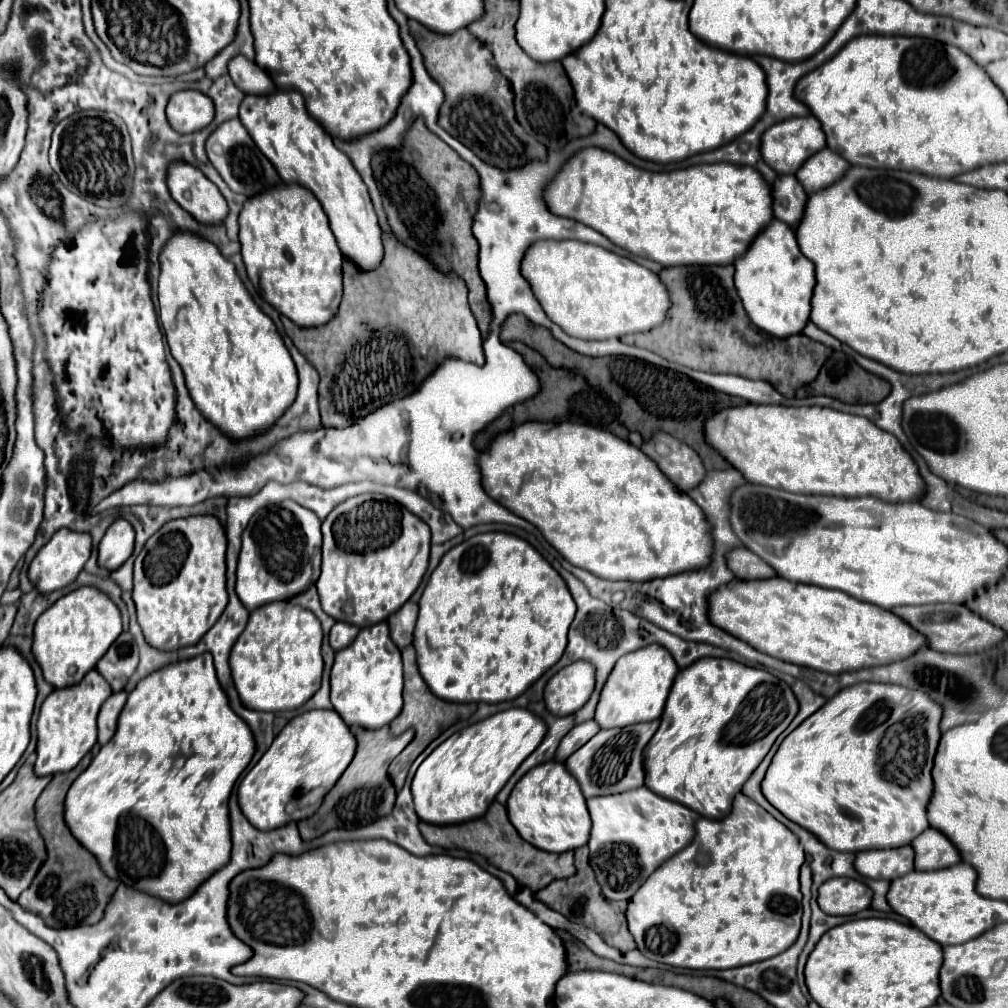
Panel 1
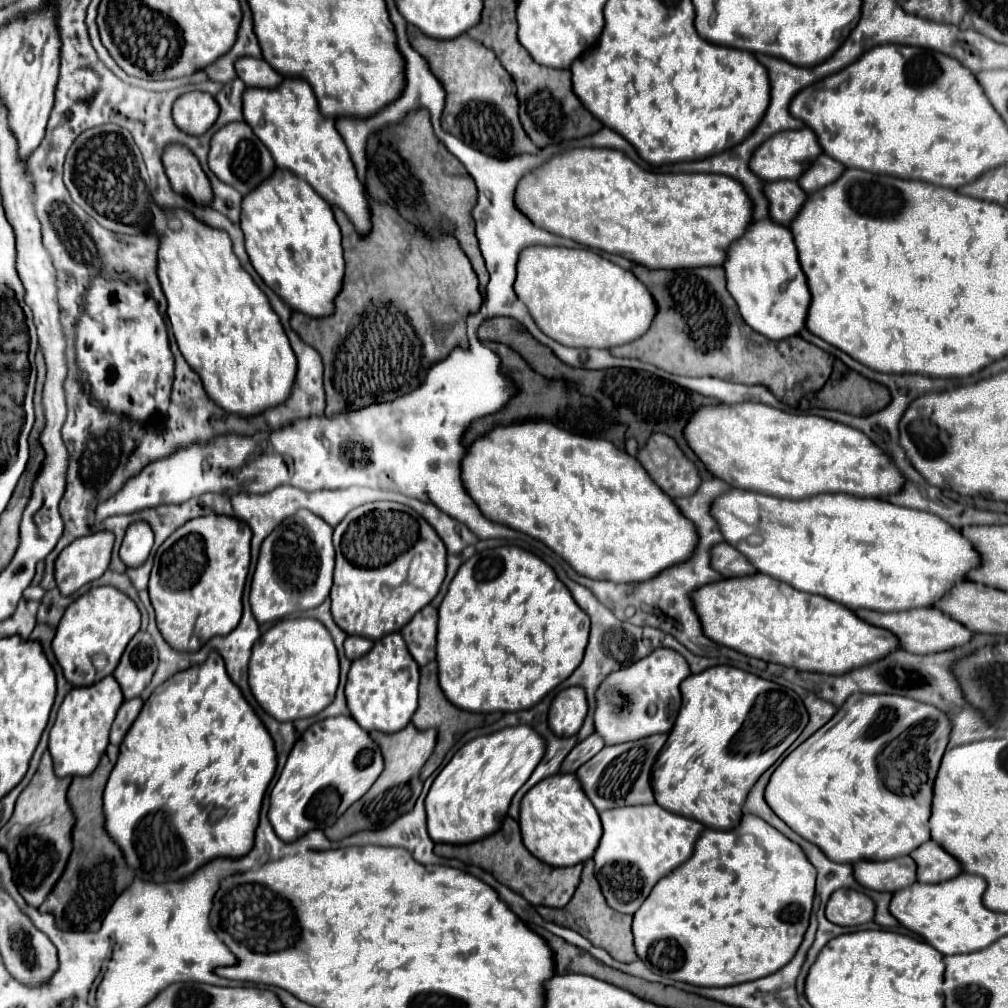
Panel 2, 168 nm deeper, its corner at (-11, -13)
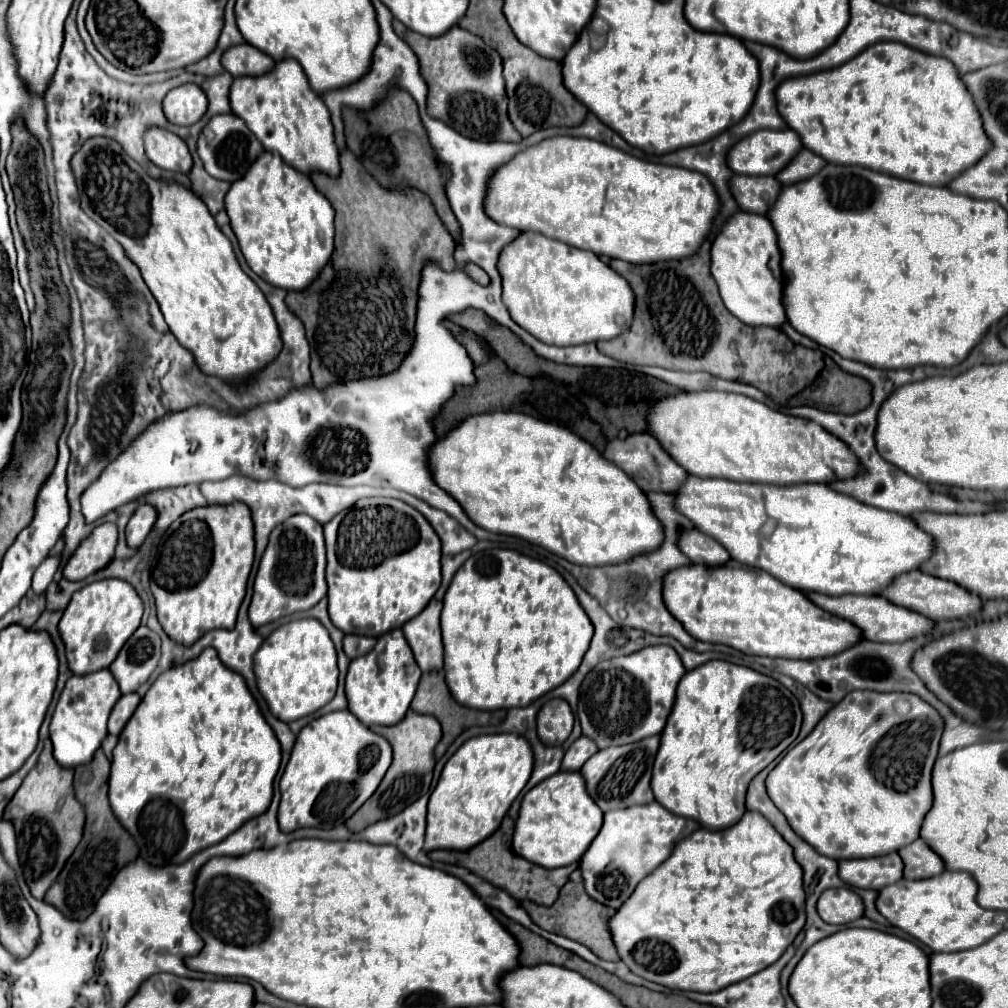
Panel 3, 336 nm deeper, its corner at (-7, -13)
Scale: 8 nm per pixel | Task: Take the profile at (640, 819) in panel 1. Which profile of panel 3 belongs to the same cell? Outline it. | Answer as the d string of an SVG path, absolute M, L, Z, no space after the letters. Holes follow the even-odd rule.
M659 802L605 812L601 832L581 858L581 872L585 878L587 894L609 908L619 910L633 894L637 884L649 876L651 870L661 866L671 856L675 846L697 828L699 824L695 820L675 816Z

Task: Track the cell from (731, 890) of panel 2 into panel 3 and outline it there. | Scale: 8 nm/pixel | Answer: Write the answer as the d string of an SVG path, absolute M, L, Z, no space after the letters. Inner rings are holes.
M745 812L743 818L735 826L719 830L719 832L699 828L699 830L695 830L695 834L689 834L687 840L683 840L679 846L675 846L671 858L667 858L667 862L663 862L663 866L655 868L655 872L651 872L635 888L635 894L631 894L631 898L623 904L623 910L619 910L609 920L609 928L613 934L613 942L617 946L617 952L619 952L621 960L629 966L631 972L635 972L637 976L641 976L645 980L661 984L661 986L669 986L675 990L693 990L693 992L717 992L725 986L731 986L735 982L741 982L741 980L765 970L767 966L771 966L773 962L777 962L781 958L781 954L795 940L795 936L799 934L799 930L803 926L805 926L803 870L795 862L791 846L787 846L787 842L779 836L779 832L759 812Z

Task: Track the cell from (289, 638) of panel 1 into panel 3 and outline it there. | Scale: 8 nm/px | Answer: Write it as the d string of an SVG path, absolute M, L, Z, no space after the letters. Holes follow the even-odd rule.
M315 618L293 620L273 630L255 652L253 672L269 710L283 722L293 722L323 708L335 696L339 674L335 646L323 624L315 622Z

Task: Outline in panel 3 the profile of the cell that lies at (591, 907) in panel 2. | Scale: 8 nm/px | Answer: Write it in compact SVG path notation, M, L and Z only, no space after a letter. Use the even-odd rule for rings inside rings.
M577 868L569 882L563 886L561 894L559 894L559 900L555 902L555 906L551 908L545 908L545 906L539 906L531 900L523 900L521 906L529 912L531 920L541 926L543 930L549 930L549 932L557 932L557 934L563 934L571 940L577 940L581 944L585 944L587 948L593 950L593 954L597 954L599 958L603 960L619 960L619 954L617 954L617 948L615 948L615 942L611 938L611 930L609 930L609 920L611 916L615 914L611 908L603 906L603 904L597 904L587 892L585 892L585 886L583 886L583 876L581 876L581 870Z

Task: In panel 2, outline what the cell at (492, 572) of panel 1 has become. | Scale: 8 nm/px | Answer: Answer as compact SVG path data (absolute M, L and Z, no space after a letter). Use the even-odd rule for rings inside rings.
M517 546L483 550L459 568L439 606L439 684L461 710L527 710L573 674L587 640L589 618L551 566Z

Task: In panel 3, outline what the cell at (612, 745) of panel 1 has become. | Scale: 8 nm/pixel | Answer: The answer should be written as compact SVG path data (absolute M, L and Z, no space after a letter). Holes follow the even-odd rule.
M649 736L635 744L611 746L611 748L599 750L583 764L581 776L585 778L587 792L603 812L615 810L615 808L627 808L633 804L647 804L653 800L649 780L651 780L651 766L653 766L657 748L659 748L659 736Z

